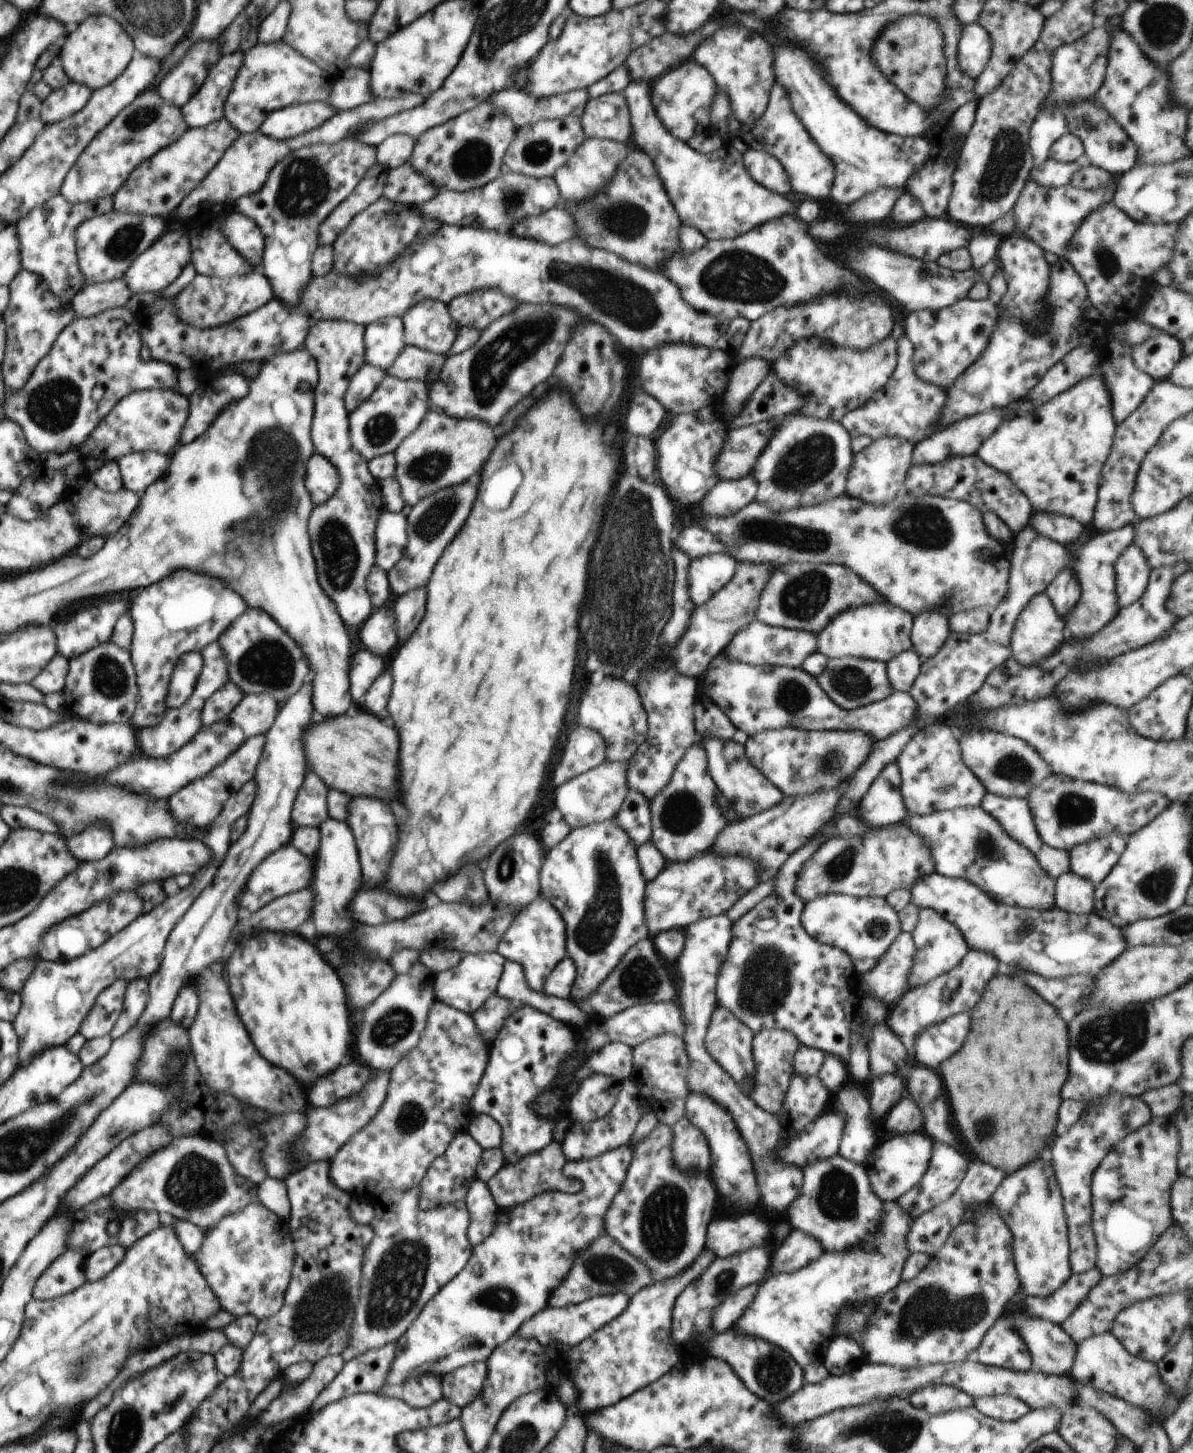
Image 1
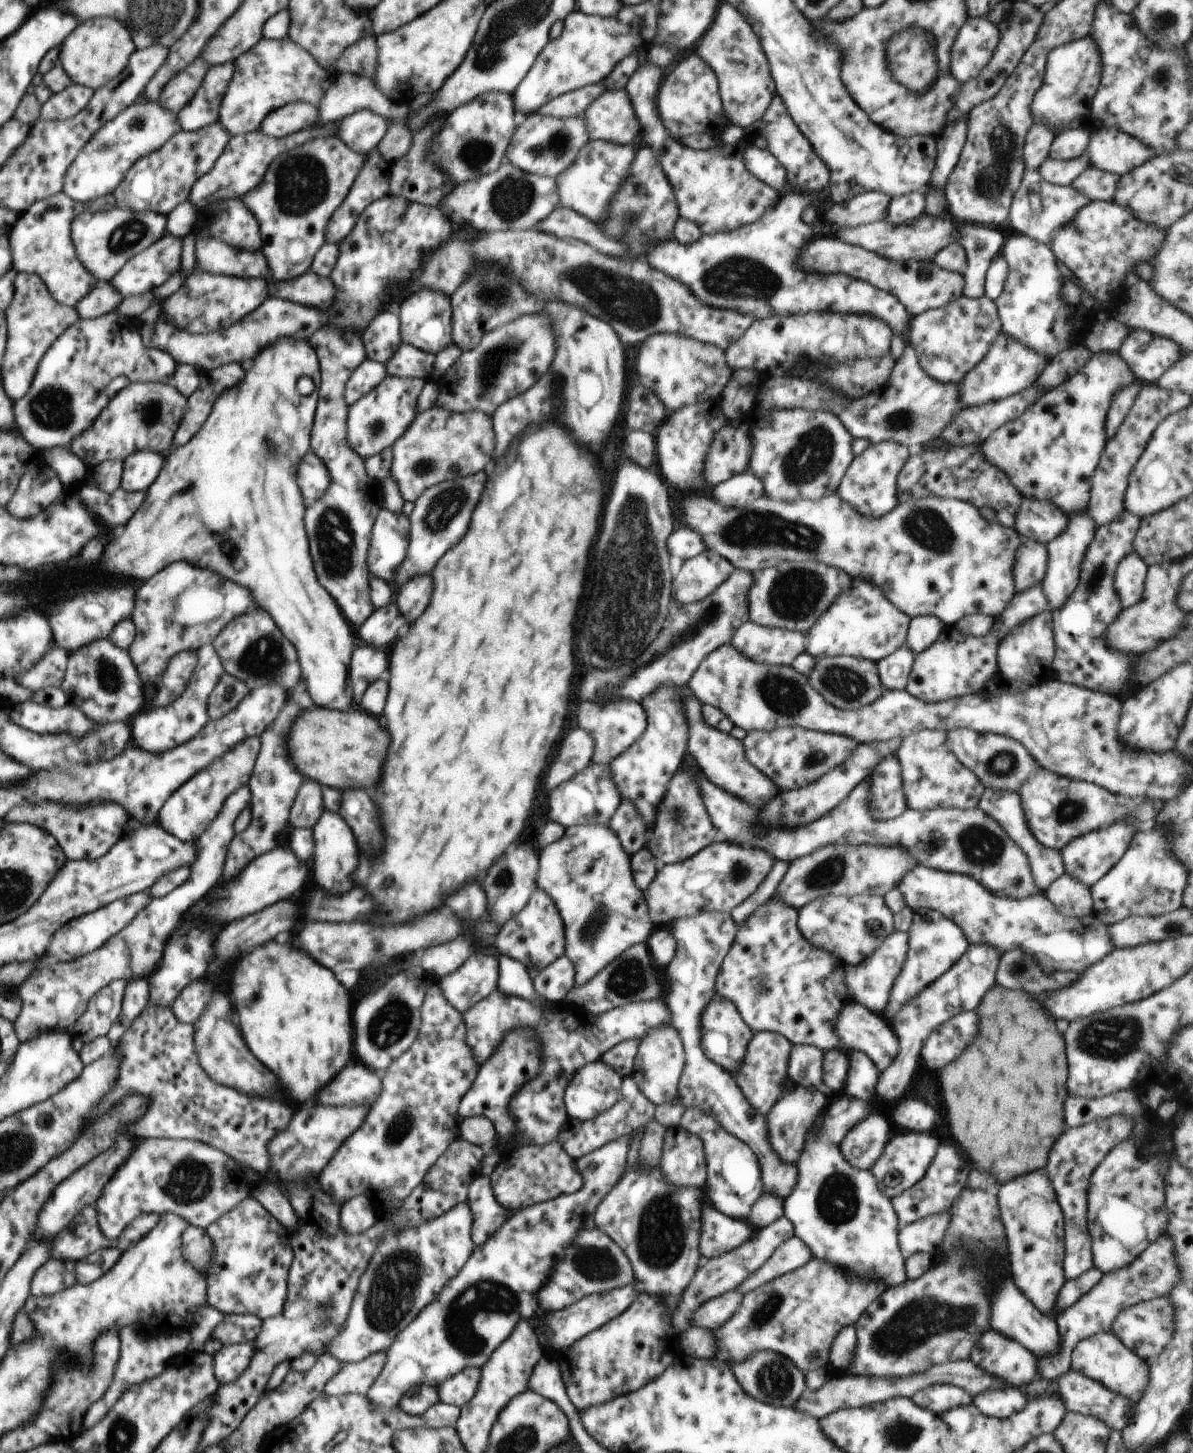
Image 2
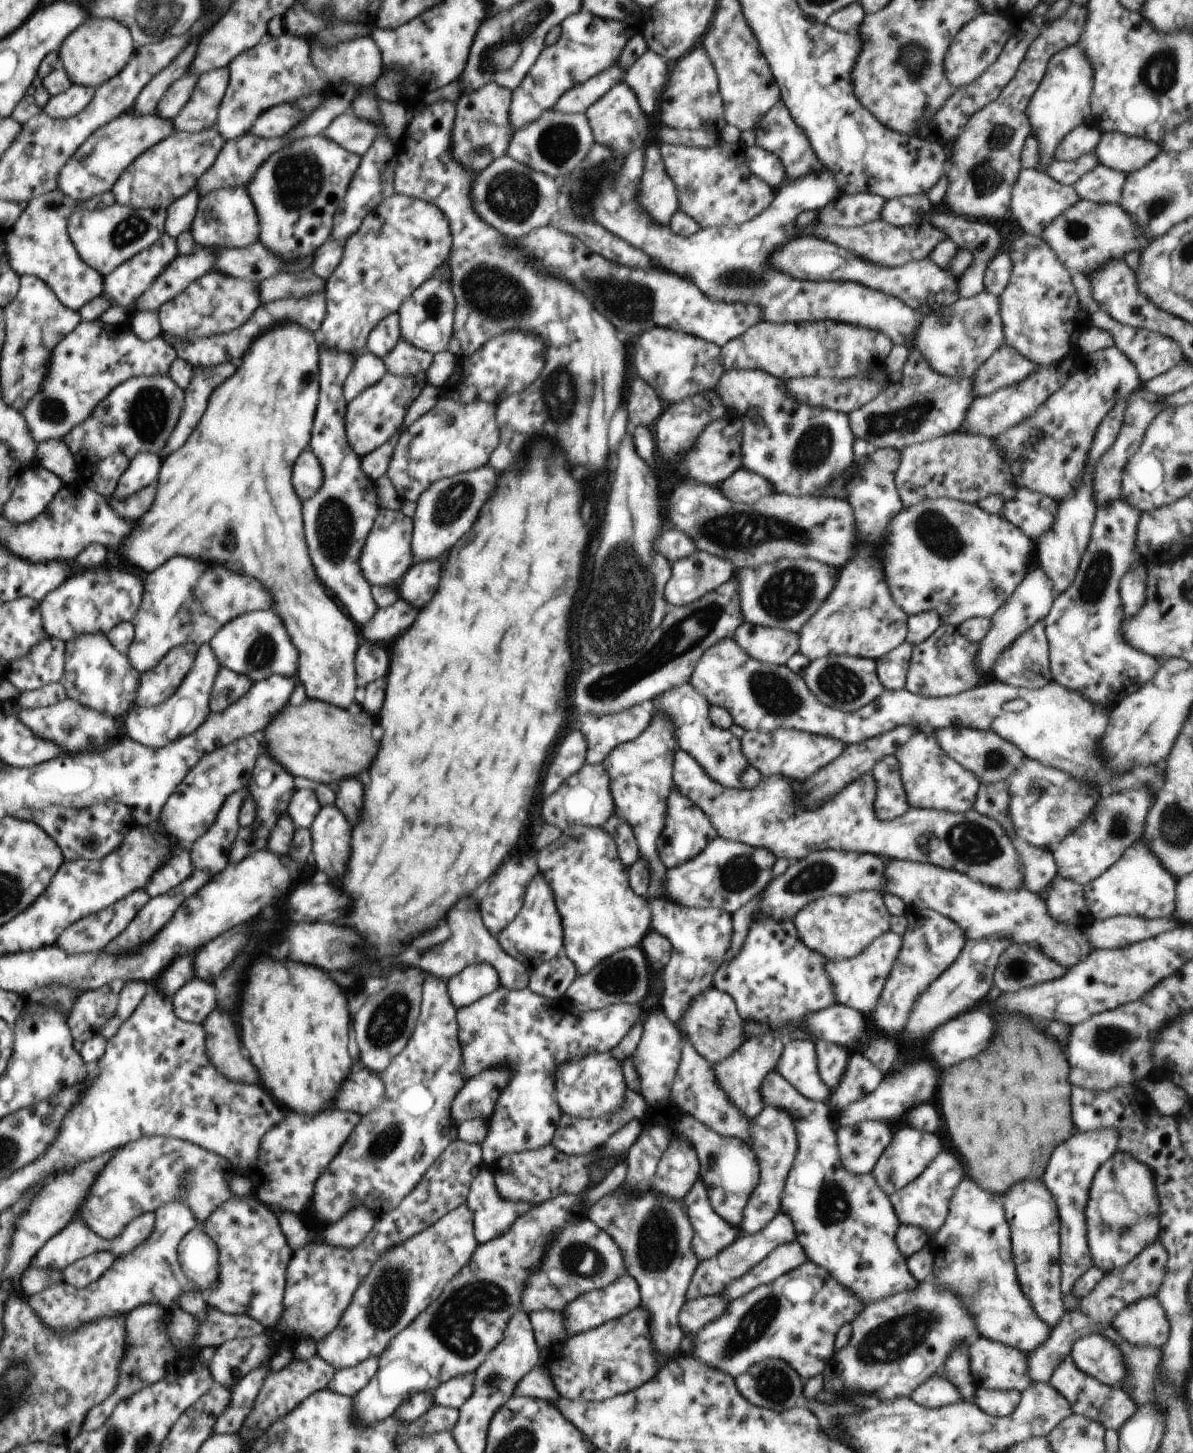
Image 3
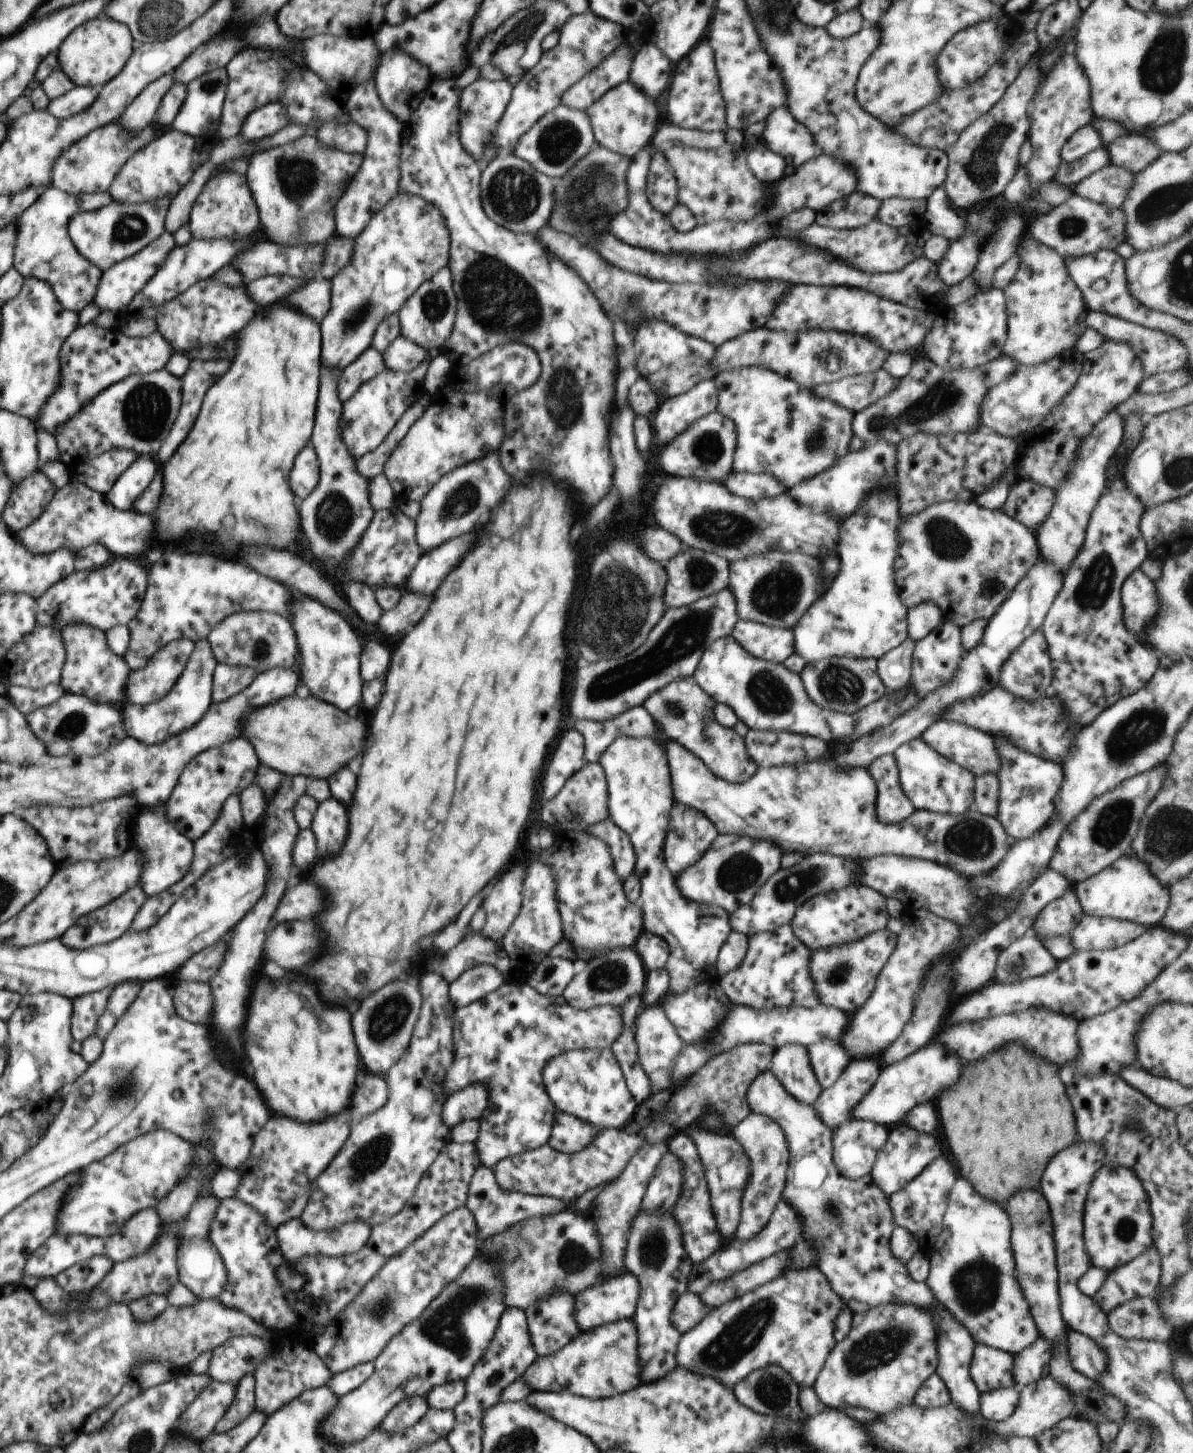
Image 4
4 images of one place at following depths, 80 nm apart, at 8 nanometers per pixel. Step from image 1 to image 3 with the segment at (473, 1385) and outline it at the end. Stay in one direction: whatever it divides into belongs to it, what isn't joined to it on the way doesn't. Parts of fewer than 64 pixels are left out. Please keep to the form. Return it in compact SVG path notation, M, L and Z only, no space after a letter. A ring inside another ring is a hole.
M466 1373L443 1382L433 1392L436 1405L459 1409L473 1393L475 1373Z

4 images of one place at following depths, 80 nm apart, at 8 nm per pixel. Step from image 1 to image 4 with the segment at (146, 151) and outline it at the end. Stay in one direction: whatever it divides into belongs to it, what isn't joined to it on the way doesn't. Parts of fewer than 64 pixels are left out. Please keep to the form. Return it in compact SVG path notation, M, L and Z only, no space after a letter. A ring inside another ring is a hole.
M118 121L109 122L75 142L58 157L53 166L52 186L76 197L81 194L108 191L129 158L148 146L160 133L161 130L155 125L148 125L134 134Z

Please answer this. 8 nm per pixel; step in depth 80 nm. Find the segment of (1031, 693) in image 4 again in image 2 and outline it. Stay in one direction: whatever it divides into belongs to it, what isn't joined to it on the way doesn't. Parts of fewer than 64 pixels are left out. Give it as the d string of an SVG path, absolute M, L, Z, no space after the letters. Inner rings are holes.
M1046 610L1034 615L1031 619L1016 625L1002 640L998 647L998 674L1003 683L1015 685L1018 681L1026 681L1031 686L1038 687L1046 682L1055 680L1053 670L1054 655L1057 652L1055 636L1053 635L1052 610Z

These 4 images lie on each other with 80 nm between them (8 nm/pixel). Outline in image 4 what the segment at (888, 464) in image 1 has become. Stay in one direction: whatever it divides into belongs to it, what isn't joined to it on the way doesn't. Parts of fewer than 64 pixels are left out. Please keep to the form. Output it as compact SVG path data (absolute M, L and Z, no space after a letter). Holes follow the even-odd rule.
M878 485L859 502L856 510L843 522L842 538L838 542L840 568L829 589L802 615L793 628L795 652L807 663L826 657L872 657L878 660L889 650L909 638L907 608L898 598L892 582L894 558L898 550L897 528L901 518L899 496L888 485Z

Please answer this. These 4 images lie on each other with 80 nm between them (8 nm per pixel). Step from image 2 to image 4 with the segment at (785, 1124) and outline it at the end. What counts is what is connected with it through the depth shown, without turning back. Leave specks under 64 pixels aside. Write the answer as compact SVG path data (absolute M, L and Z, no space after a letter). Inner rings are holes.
M750 1113L730 1130L730 1135L742 1145L751 1160L752 1176L746 1192L742 1195L742 1220L736 1232L740 1240L748 1240L754 1238L768 1224L774 1206L783 1199L789 1168L789 1146L782 1127L773 1118L760 1113Z

